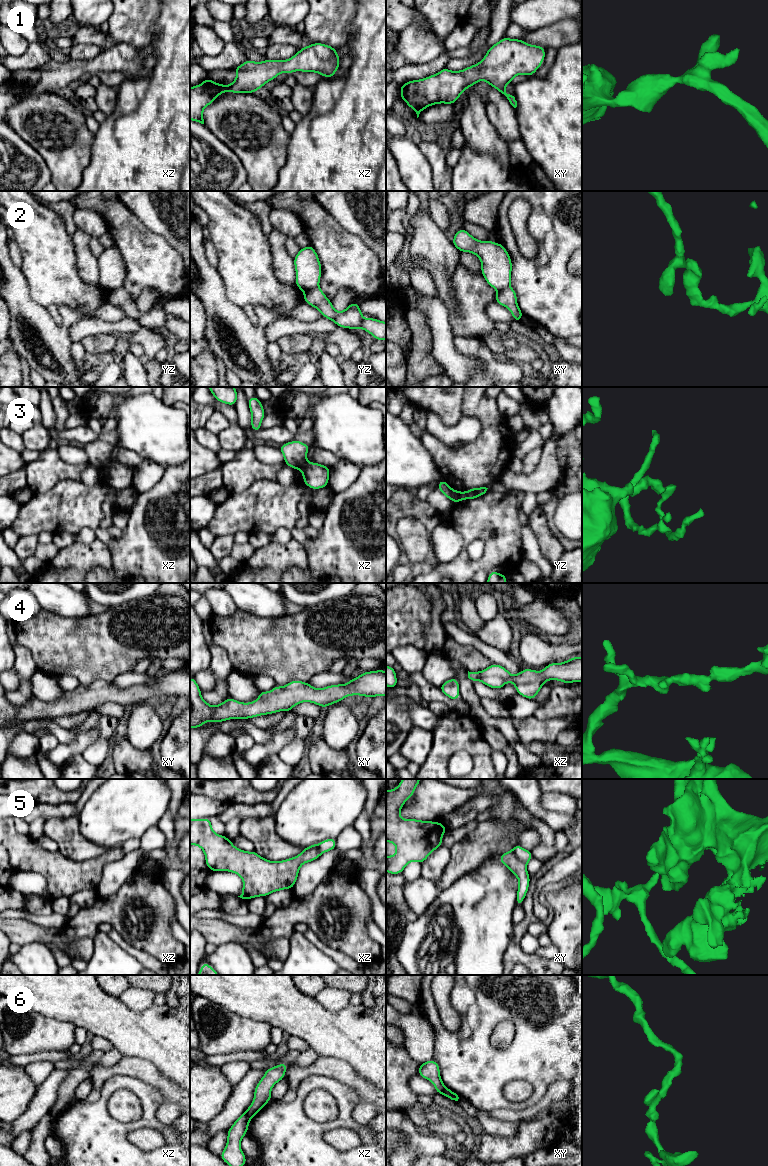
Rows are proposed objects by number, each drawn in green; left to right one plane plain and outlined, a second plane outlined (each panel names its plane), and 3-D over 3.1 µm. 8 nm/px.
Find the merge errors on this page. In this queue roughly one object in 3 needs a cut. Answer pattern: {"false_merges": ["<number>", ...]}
{"false_merges": ["2", "3", "5", "6"]}

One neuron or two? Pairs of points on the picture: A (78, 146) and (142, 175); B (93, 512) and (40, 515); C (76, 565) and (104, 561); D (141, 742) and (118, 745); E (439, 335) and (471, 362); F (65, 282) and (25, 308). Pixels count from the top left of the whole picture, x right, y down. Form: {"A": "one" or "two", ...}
{"A": "two", "B": "one", "C": "one", "D": "two", "E": "one", "F": "two"}

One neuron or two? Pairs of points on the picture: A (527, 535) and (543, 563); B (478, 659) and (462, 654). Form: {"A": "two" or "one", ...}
{"A": "one", "B": "one"}

